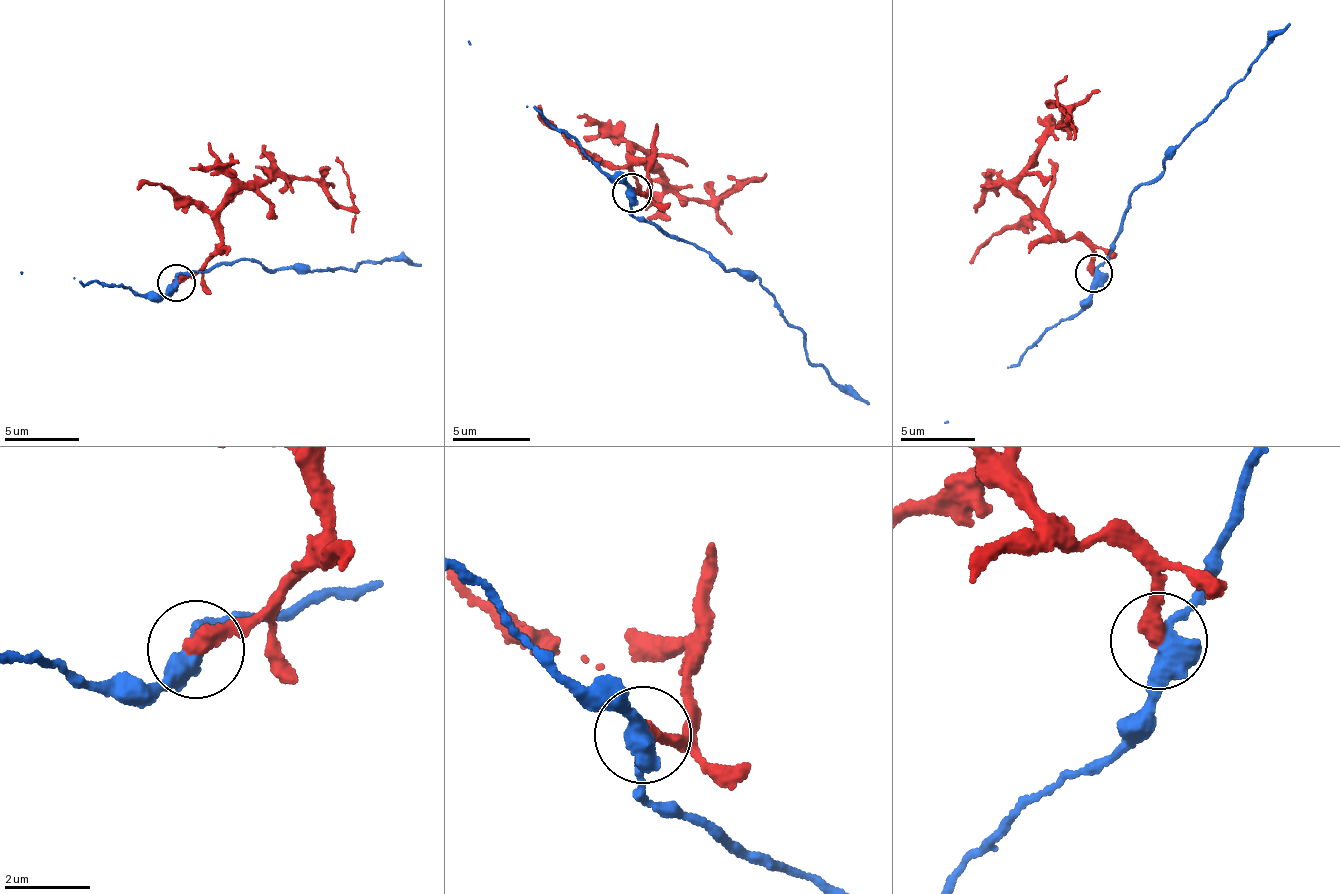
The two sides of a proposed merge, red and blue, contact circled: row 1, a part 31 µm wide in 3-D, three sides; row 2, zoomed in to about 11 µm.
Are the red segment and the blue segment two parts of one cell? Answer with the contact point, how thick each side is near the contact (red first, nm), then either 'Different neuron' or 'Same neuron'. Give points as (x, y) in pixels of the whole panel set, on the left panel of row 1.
Place: (176, 282). Thickness 400 nm (red) against 460 nm. Different neuron

